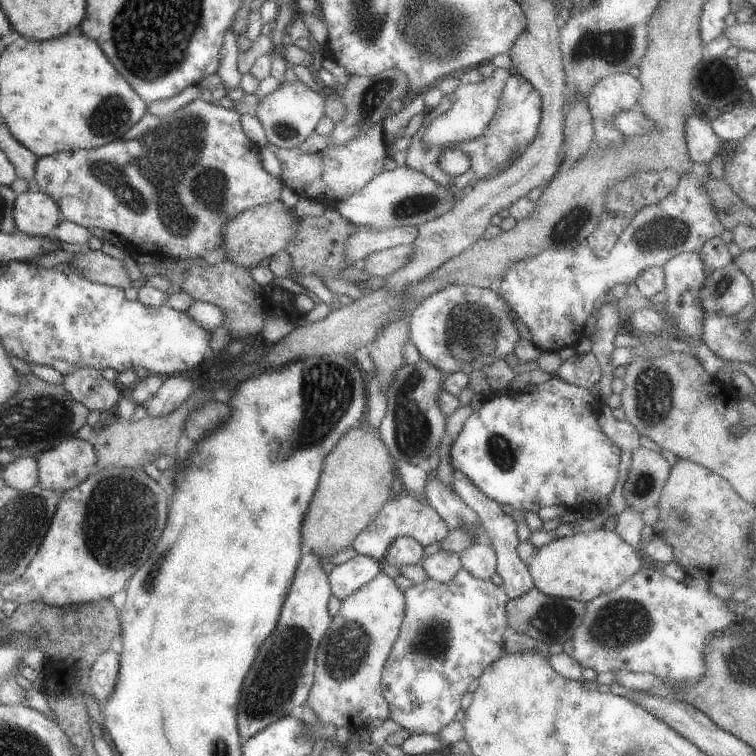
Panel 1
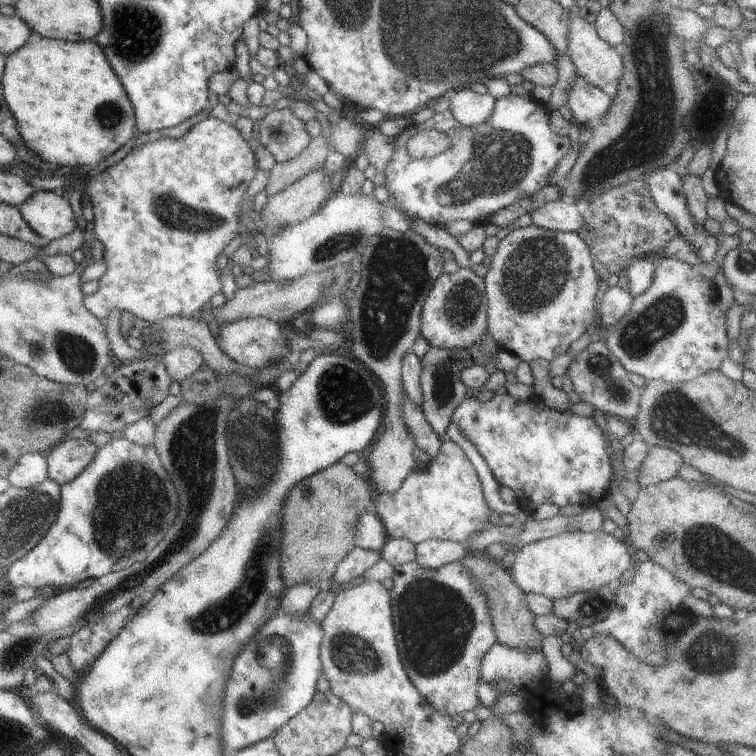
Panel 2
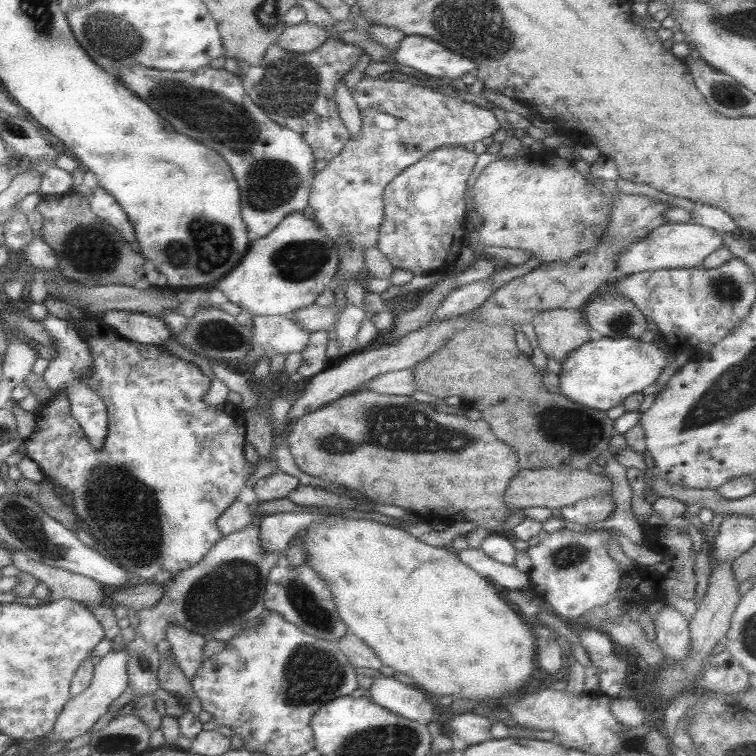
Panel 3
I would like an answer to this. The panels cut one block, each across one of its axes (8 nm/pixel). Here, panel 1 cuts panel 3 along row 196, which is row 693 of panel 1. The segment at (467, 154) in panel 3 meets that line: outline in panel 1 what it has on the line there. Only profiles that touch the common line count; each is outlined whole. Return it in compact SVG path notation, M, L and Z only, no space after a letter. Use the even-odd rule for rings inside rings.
M460 569L458 574L449 580L447 583L439 583L434 579L424 579L421 583L413 584L404 593L406 610L401 624L401 629L398 638L392 645L389 657L387 658L385 667L381 674L381 685L383 688L384 698L389 704L389 724L394 728L405 728L411 734L434 735L444 728L448 723L451 723L456 716L456 712L460 710L460 701L466 692L470 682L478 678L489 664L501 657L504 652L504 642L506 635L509 633L506 616L506 603L509 601L508 595L504 592L501 586L492 583L490 579L479 579L472 576L469 572Z

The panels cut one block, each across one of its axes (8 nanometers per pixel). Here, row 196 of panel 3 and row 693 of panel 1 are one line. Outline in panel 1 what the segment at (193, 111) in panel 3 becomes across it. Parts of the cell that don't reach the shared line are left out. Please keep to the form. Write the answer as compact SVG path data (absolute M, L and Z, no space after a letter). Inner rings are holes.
M316 553L301 555L275 631L260 646L256 662L242 684L237 720L240 742L283 716L298 712L308 698L314 684L317 648L333 617L327 607L333 599L329 574L320 565L320 558Z

